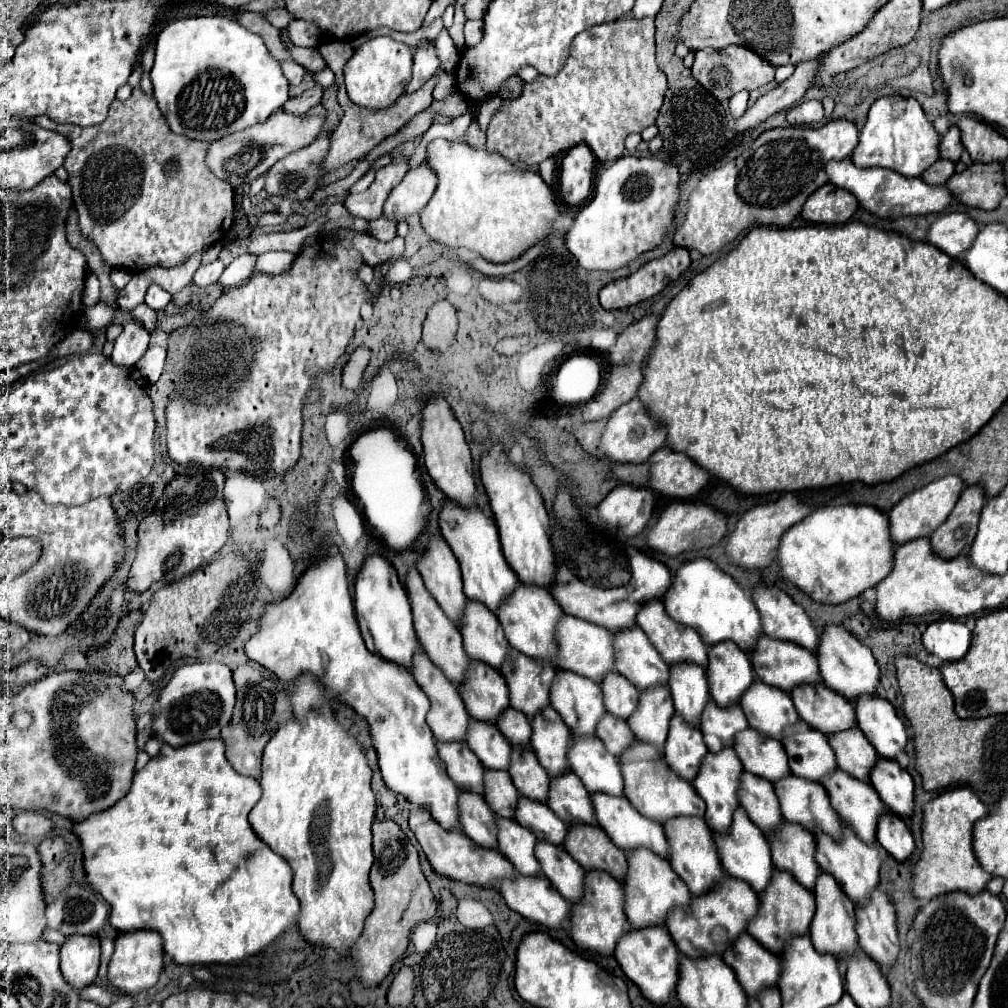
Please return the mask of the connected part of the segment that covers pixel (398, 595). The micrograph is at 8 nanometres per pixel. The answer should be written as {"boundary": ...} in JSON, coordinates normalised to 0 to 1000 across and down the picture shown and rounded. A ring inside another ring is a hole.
{"boundary":[[[371,549],[365,551],[351,574],[351,610],[359,628],[363,642],[403,664],[409,662],[409,652],[417,642],[413,626],[409,622],[409,608],[403,584],[399,582],[393,564],[383,557],[383,553]]]}

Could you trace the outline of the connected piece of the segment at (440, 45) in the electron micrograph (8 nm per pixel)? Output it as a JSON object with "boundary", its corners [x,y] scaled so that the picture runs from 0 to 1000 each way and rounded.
{"boundary":[[[438,29],[430,43],[435,59],[438,61],[438,66],[442,70],[448,70],[448,66],[452,66],[452,63],[454,63],[454,49],[448,47],[448,39],[446,39],[444,31]]]}

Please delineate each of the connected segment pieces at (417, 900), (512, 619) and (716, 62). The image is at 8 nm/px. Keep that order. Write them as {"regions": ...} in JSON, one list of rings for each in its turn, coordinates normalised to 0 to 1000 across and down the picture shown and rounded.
{"regions":[[[[381,813],[371,814],[371,858],[367,864],[367,876],[373,888],[373,900],[363,912],[361,924],[349,941],[349,949],[357,955],[355,969],[361,977],[375,977],[385,965],[393,951],[405,939],[407,924],[421,914],[427,914],[433,908],[435,896],[425,880],[423,870],[417,864],[417,850],[411,838],[405,834],[395,816]]],[[[514,576],[508,590],[504,590],[504,594],[500,594],[498,600],[494,602],[492,612],[494,612],[494,616],[500,624],[500,630],[508,642],[512,642],[514,646],[518,646],[524,652],[548,656],[550,646],[552,646],[550,624],[552,624],[554,614],[558,612],[558,604],[548,594],[546,586],[542,586],[534,580],[524,580],[524,578]]],[[[722,45],[714,51],[708,49],[696,49],[688,53],[688,64],[687,64],[687,76],[700,86],[710,98],[724,98],[732,90],[748,90],[764,80],[768,80],[770,66],[764,64],[760,59],[756,59],[752,53],[736,47],[736,45]]]]}

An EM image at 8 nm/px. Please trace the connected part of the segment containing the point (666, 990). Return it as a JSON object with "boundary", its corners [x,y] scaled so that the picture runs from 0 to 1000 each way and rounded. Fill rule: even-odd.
{"boundary":[[[637,920],[637,924],[625,922],[623,928],[617,928],[617,932],[613,932],[609,951],[615,955],[621,969],[635,979],[637,987],[643,993],[647,993],[649,997],[663,995],[673,973],[673,945],[659,920]]]}

